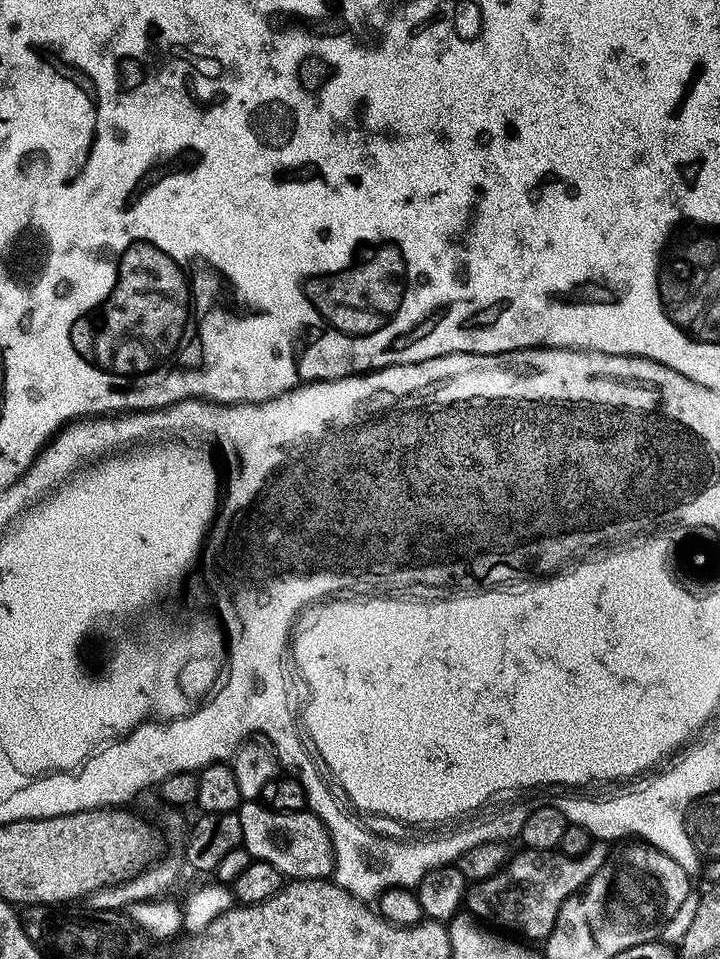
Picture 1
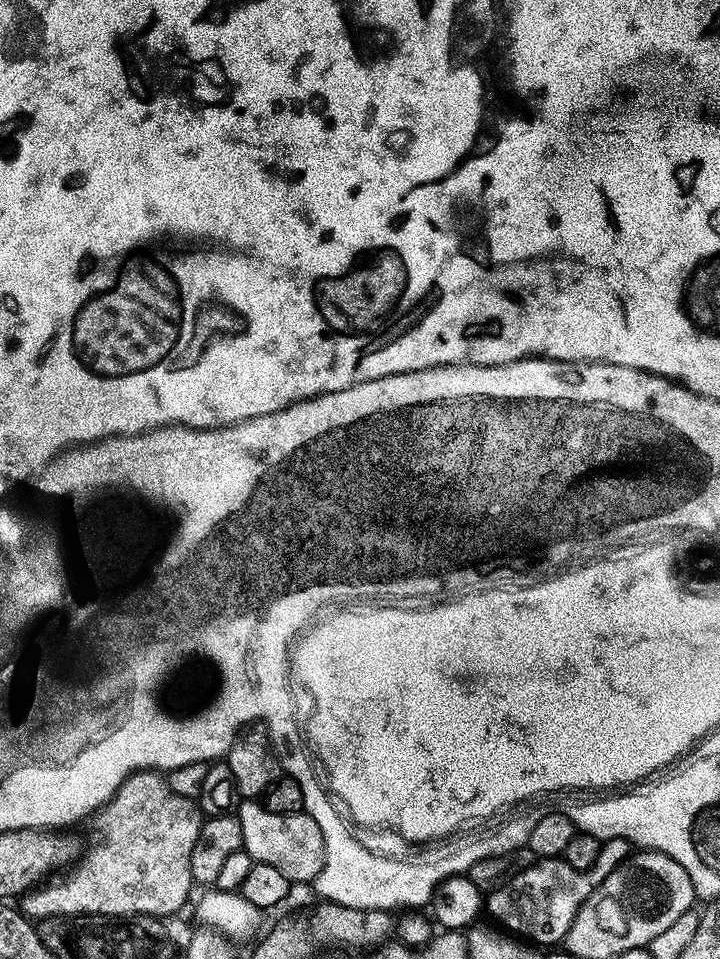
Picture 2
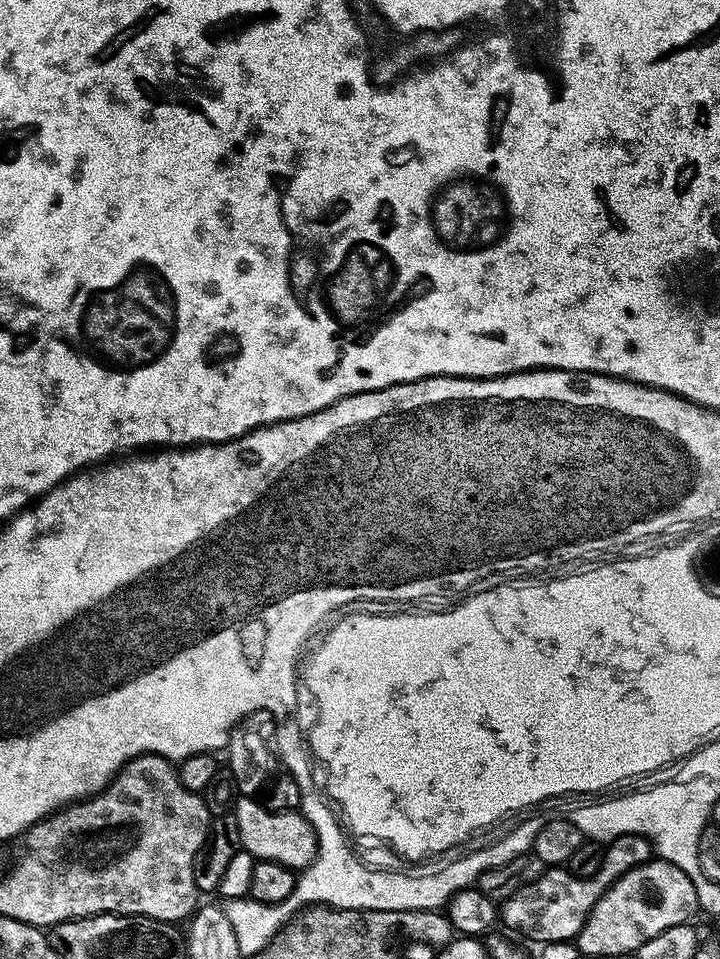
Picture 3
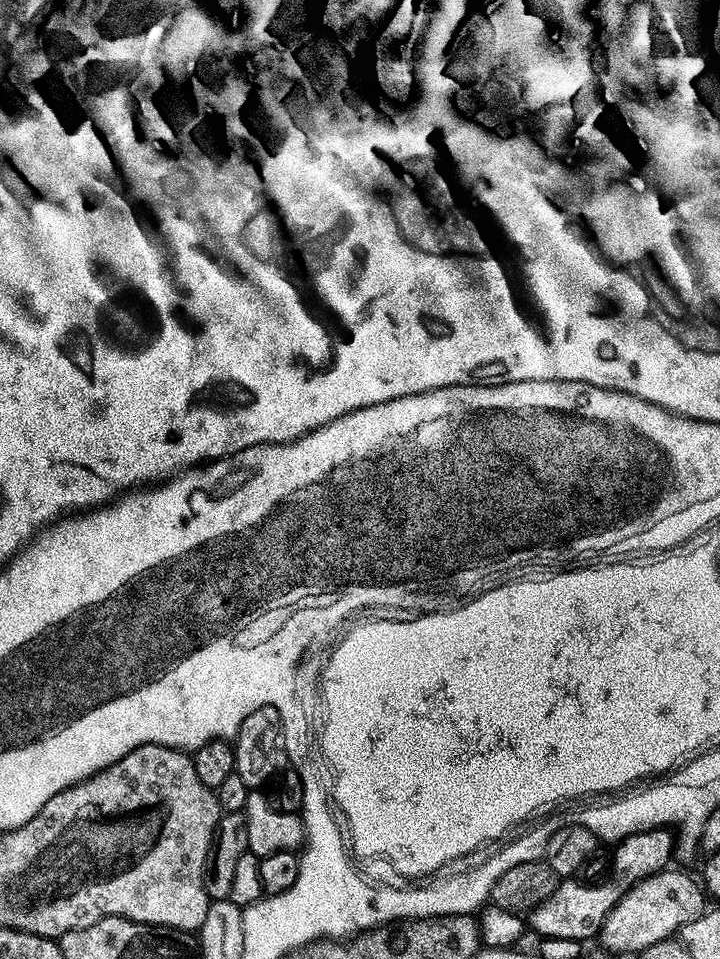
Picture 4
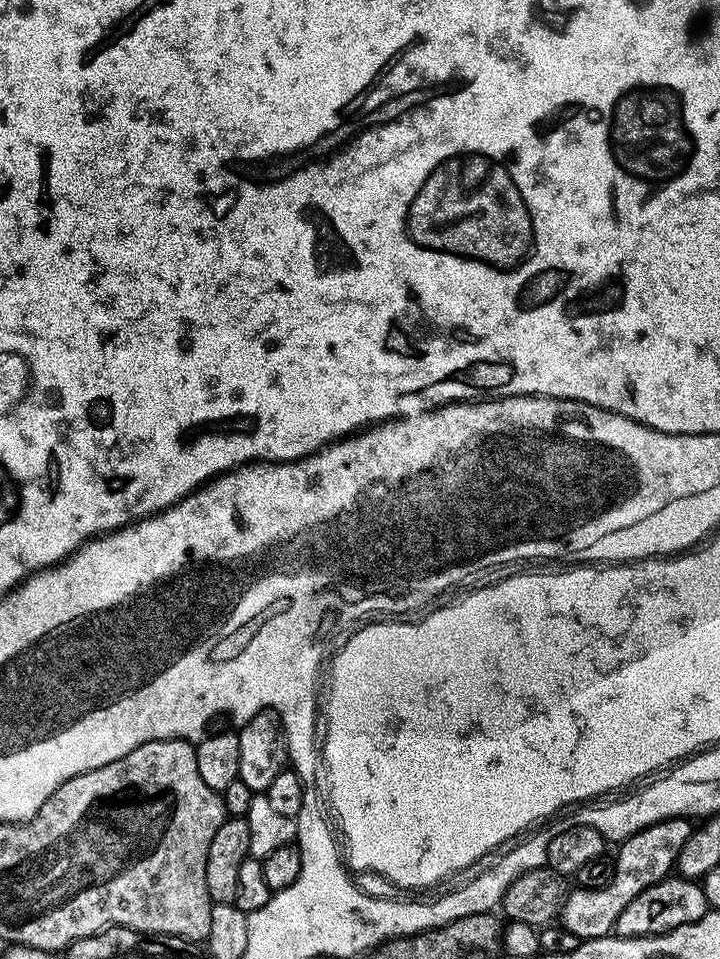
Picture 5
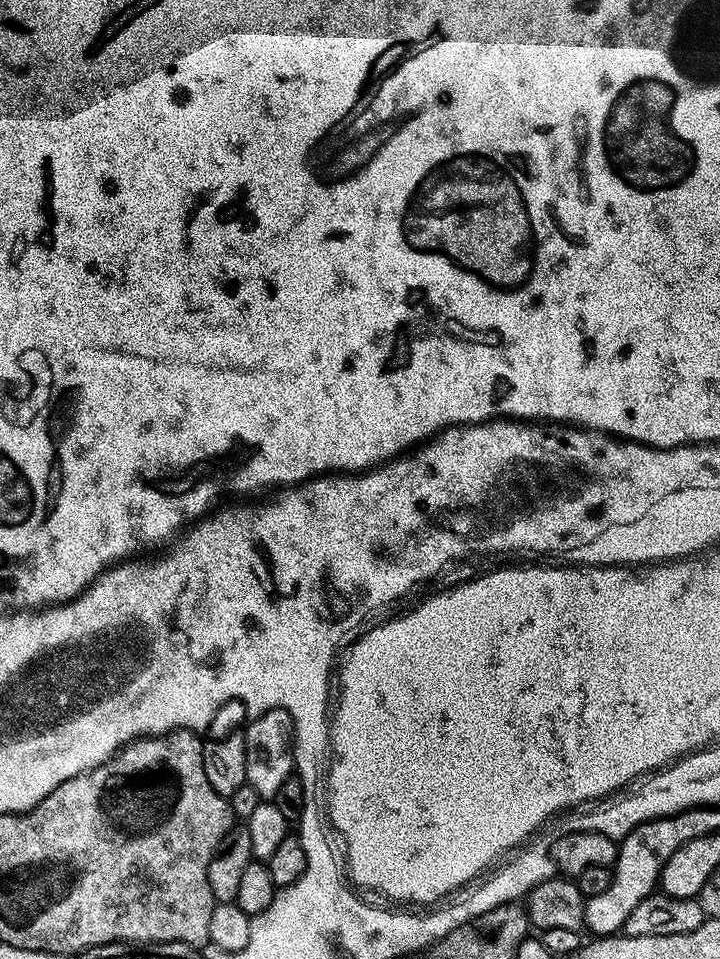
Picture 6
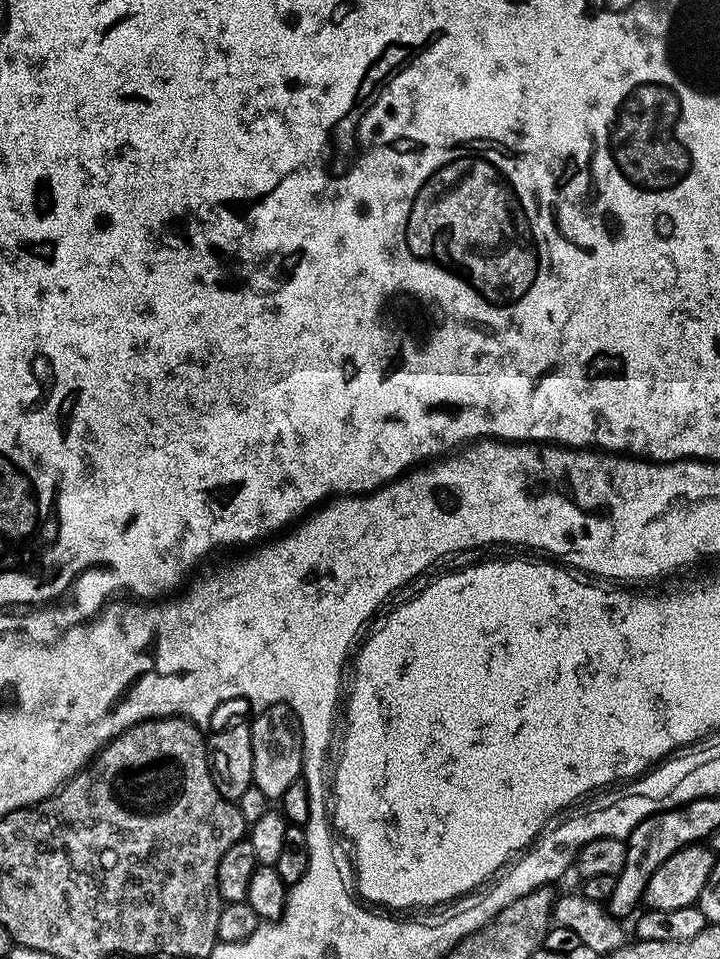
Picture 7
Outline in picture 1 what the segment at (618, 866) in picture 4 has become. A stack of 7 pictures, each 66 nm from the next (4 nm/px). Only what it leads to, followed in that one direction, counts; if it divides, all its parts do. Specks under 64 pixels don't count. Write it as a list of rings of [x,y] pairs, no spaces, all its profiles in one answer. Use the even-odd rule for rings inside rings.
[[[593,842],[586,854],[575,858],[564,856],[559,850],[535,852],[533,848],[524,848],[517,856],[515,853],[500,871],[475,881],[467,889],[467,911],[477,921],[497,924],[492,926],[505,933],[515,934],[528,942],[543,942],[554,930],[554,922],[562,906],[584,888],[598,870],[602,870],[609,855],[609,845],[604,842]]]

